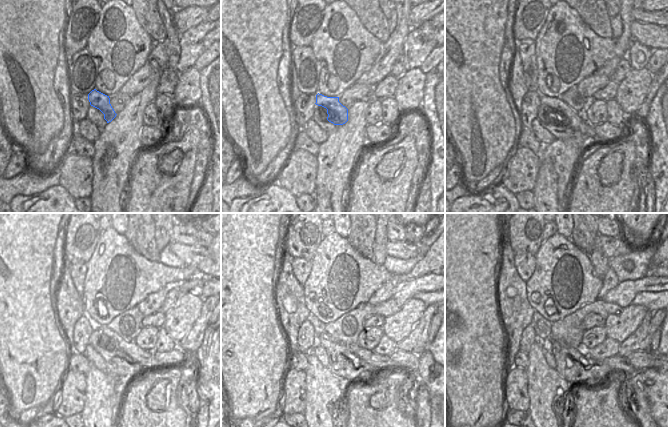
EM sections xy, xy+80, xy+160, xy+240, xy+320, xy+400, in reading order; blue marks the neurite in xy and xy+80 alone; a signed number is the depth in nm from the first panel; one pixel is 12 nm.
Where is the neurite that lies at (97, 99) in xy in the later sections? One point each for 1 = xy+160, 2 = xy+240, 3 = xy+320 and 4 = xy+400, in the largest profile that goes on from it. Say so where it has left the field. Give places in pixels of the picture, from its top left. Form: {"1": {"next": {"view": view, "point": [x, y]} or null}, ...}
{"1": {"next": {"view": "xy+160", "point": [577, 121]}}, "2": {"next": {"view": "xy+240", "point": [144, 358]}}, "3": {"next": {"view": "xy+320", "point": [370, 357]}}, "4": {"next": {"view": "xy+400", "point": [615, 362]}}}

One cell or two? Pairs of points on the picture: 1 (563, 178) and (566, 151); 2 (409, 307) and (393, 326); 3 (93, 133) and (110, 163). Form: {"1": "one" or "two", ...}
{"1": "one", "2": "one", "3": "two"}

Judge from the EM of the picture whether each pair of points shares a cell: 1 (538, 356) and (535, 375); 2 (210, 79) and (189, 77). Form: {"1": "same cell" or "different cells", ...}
{"1": "same cell", "2": "different cells"}

